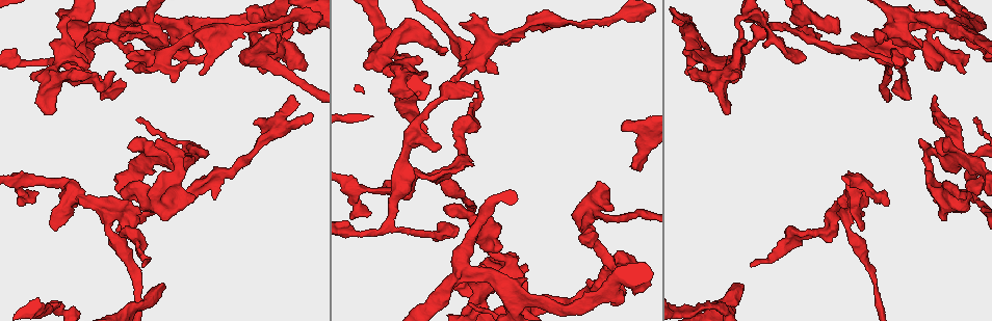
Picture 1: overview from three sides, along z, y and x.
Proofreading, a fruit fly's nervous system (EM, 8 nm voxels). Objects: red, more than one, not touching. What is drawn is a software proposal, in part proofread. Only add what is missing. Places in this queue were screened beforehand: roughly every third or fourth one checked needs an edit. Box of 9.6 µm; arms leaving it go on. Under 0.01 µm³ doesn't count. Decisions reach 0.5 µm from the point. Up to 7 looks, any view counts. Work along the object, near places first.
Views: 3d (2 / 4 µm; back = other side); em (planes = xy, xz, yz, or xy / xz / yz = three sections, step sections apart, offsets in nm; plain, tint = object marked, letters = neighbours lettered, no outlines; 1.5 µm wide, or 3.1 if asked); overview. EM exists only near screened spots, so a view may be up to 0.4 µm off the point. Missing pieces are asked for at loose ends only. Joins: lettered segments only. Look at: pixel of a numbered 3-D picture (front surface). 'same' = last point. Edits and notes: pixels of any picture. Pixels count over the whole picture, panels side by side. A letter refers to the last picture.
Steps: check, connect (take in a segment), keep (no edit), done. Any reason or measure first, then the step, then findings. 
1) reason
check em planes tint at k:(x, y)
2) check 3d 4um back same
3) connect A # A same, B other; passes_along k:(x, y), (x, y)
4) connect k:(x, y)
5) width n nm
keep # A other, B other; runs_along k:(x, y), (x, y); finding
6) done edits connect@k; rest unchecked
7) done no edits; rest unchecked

branch stops here
check 3d 2um at 1:(951, 121)

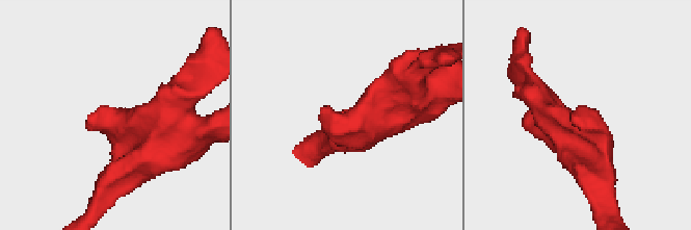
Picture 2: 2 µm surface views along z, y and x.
check em planes letters at 2:(576, 114)

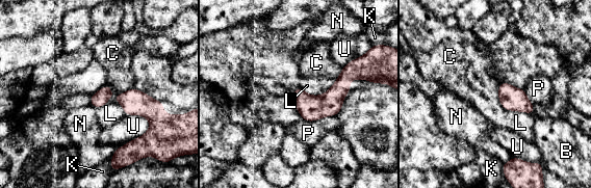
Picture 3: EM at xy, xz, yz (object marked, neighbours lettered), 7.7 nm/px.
keep # B other, C other, K other, L other, N other, P other, U other; none of them fits

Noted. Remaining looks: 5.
branch stops here
check em planes letters at 1:(149, 43)

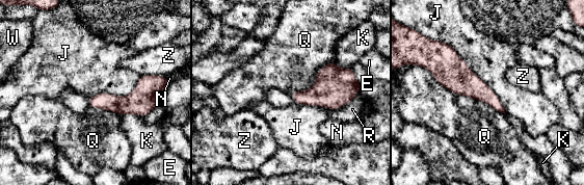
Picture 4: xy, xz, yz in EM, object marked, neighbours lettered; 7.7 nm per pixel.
keep # E other, J other, K other, N other, Q other, R other, W other, Z other; border 4:(412, 64), (504, 113); no lettered segment goes on from it

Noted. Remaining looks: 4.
free end
check em planes letters at 1:(464, 23)

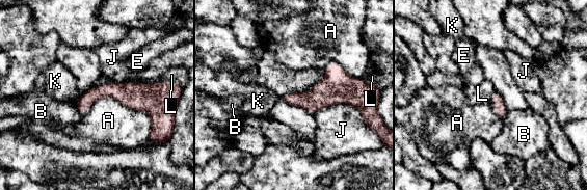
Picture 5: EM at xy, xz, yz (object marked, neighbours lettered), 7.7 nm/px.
longest_contact A 550 nm
keep # A other, B other, E other, J other, K other, L other; no lettered segment goes on from it

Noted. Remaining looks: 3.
done no edits; rest unchecked

